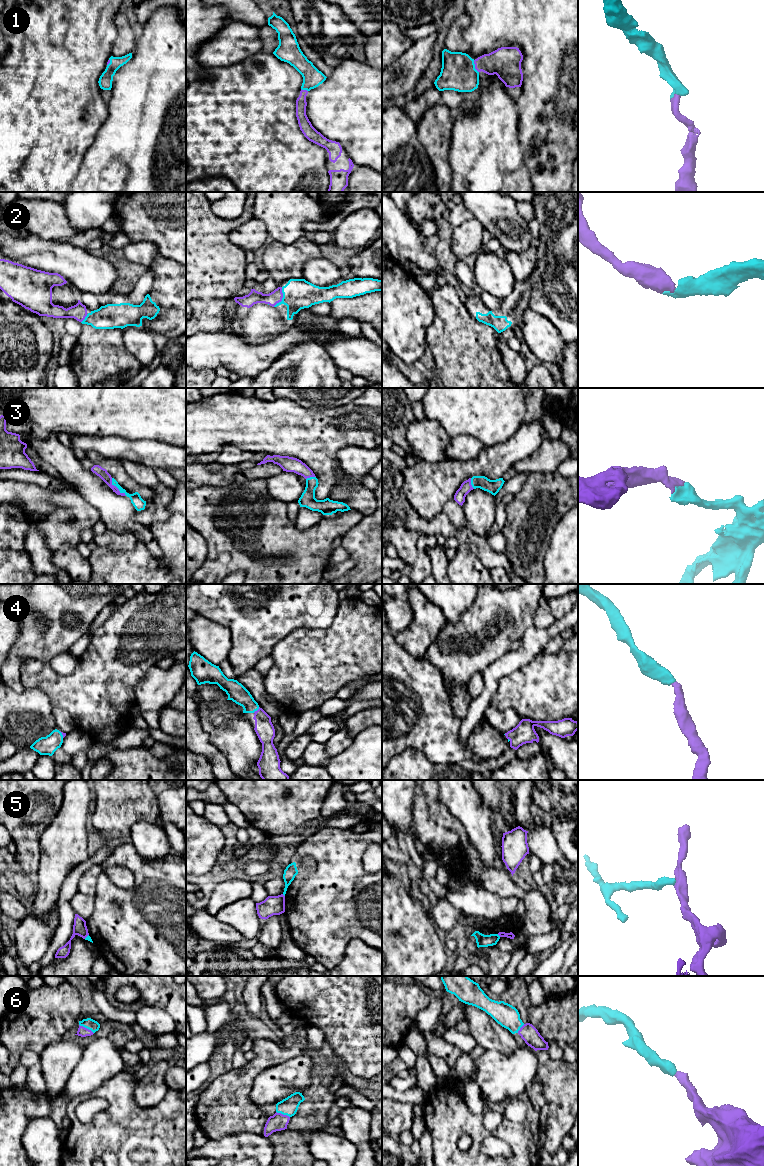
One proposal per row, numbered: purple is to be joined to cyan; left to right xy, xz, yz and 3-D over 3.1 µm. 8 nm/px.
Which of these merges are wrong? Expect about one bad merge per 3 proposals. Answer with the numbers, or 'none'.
5

